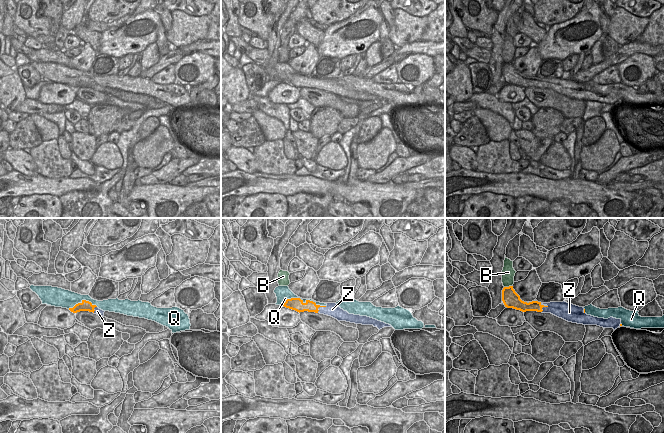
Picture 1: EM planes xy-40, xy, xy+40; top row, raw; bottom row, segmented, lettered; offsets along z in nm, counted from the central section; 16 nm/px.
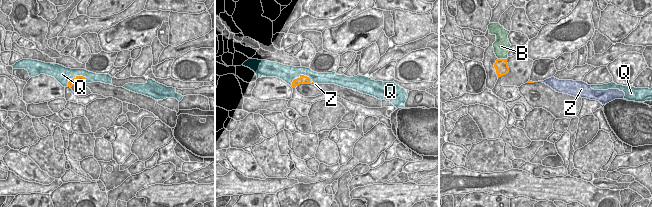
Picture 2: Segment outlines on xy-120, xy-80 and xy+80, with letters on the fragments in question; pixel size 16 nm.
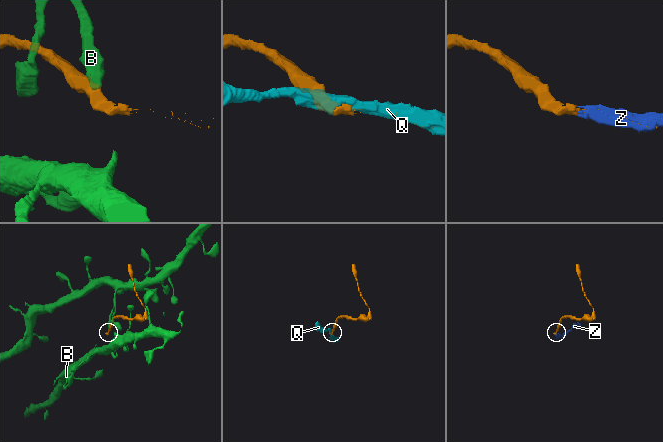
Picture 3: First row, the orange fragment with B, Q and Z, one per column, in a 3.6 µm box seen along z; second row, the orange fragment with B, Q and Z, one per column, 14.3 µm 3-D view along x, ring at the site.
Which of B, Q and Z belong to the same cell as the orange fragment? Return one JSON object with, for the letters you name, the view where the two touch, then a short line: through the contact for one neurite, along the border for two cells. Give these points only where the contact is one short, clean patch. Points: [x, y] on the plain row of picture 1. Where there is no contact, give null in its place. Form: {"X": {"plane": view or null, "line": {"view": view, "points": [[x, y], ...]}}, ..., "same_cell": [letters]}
{"Z": {"plane": "xy"}, "same_cell": ["Z"]}

